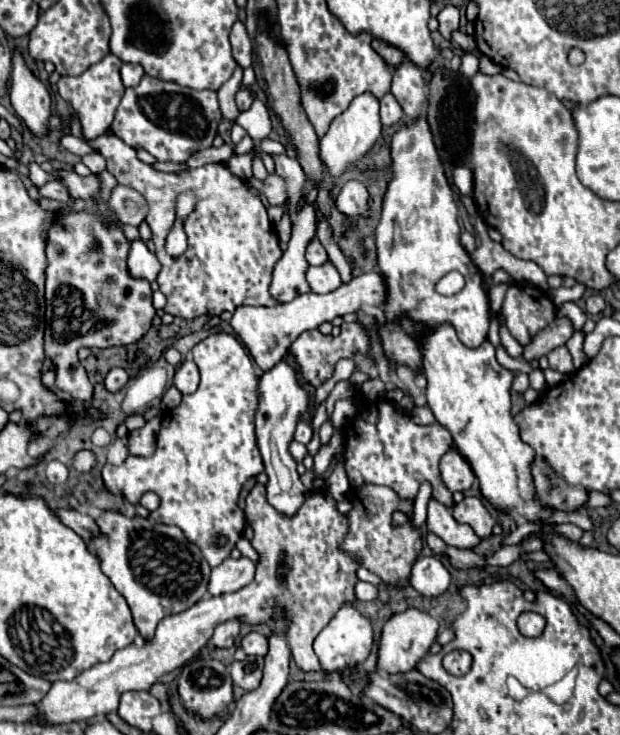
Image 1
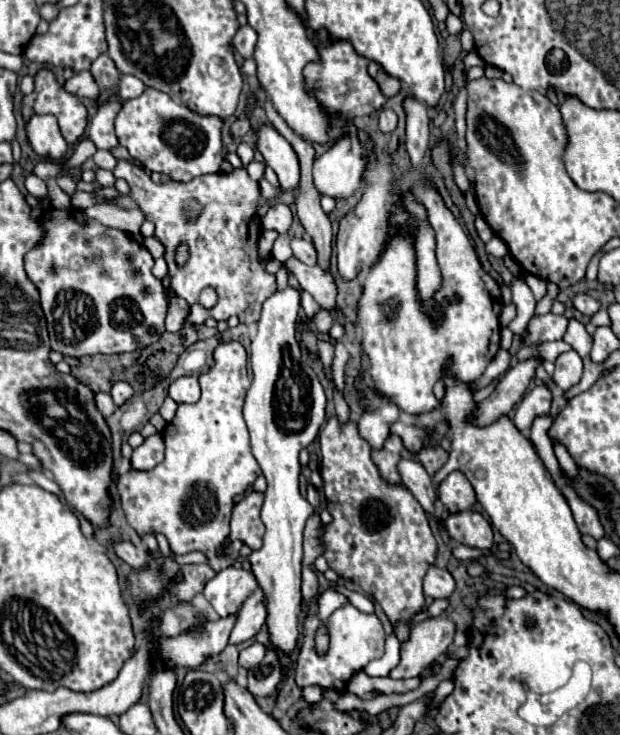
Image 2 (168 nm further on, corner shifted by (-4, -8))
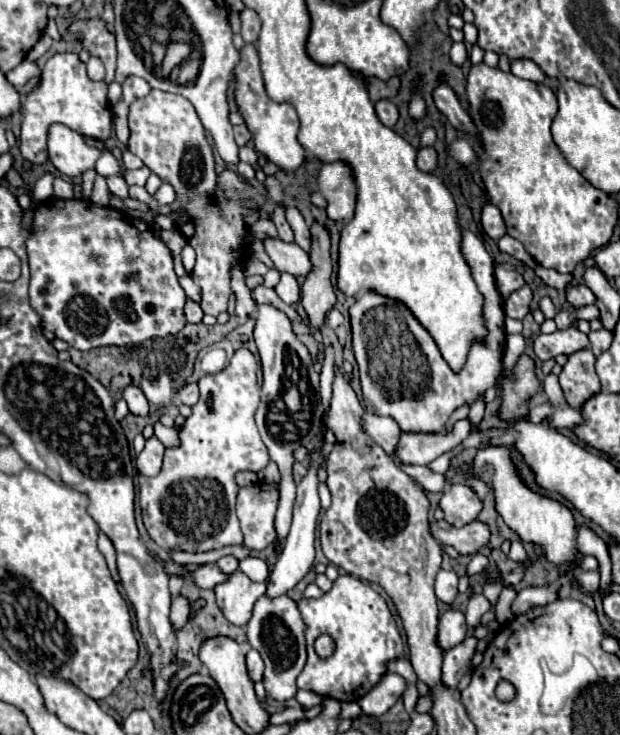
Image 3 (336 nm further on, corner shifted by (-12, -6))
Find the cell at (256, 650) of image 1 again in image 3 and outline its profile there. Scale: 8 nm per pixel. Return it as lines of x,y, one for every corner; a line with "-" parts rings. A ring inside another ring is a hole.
250,650
246,654
246,668
248,668
248,674
250,674
252,682
260,682
262,680
264,662
262,662
262,658
260,658
260,654
256,650

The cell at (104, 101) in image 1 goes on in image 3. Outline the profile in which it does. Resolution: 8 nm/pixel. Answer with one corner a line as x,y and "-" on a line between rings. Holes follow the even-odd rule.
44,174
44,176
34,184
34,188
32,188
32,196
34,196
36,200
40,200
40,202
52,198
52,190
50,190
52,180
54,180
52,174

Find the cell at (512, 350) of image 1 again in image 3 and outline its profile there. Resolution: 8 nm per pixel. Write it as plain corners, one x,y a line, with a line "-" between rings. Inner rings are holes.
576,326
556,330
554,334
540,334
534,340
534,352
540,360
550,360
558,354
572,354
584,348
590,348
590,340

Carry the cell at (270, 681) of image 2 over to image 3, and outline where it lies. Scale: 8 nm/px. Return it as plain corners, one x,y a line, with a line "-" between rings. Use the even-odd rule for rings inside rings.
264,594
256,600
252,618
246,624
248,644
260,652
266,670
264,670
264,688
270,698
274,700
288,700
296,694
296,678
306,664
306,638
304,638
304,620
300,616
298,604
282,594
276,598
268,598

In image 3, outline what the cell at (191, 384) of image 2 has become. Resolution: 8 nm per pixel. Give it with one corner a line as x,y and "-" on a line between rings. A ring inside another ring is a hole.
186,384
178,394
180,394
182,404
194,406
198,402
198,384

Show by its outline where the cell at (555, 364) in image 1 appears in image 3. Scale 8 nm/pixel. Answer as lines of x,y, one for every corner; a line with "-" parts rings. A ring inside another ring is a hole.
580,350
570,354
562,374
560,374
560,386
566,398
566,404
574,410
580,410
592,394
598,394
602,390
600,380
594,372
594,354
592,350

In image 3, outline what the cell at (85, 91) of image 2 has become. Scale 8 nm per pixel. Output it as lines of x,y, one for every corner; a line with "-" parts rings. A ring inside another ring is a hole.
90,56
90,60
88,60
88,76
92,78
92,80
104,80
104,64
102,64
102,60
100,58
96,58
96,56

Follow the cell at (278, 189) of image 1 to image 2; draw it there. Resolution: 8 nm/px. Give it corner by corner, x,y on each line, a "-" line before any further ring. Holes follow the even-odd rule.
282,202
272,204
268,208
268,212
264,214
264,218
262,218
262,228
266,228
266,230
272,228
272,230
278,230
280,234
286,234
290,224
292,224
292,212

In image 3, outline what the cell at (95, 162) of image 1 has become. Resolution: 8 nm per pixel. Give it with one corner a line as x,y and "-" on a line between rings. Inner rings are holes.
110,176
108,178
108,190
118,198
128,198
128,184
122,176

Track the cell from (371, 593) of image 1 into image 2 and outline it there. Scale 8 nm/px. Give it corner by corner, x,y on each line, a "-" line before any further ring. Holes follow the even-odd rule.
326,590
318,596
318,616
322,620
326,620
336,608
342,608
344,604
348,604
348,598
342,596
340,592
336,590

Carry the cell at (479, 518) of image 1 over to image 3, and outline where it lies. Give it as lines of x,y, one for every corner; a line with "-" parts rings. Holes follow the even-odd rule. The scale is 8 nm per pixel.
432,520
430,534
432,534
432,538
436,538
438,544
454,546
458,554
476,554
478,548
482,548
490,538
488,526
478,520
474,520
462,528
454,528
444,520

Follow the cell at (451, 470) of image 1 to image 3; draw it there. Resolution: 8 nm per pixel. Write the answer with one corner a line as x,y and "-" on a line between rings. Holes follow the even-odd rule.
454,484
444,490
440,498
440,508
444,512
444,520
450,526
466,526
476,520
482,510
482,502
476,492
464,484

